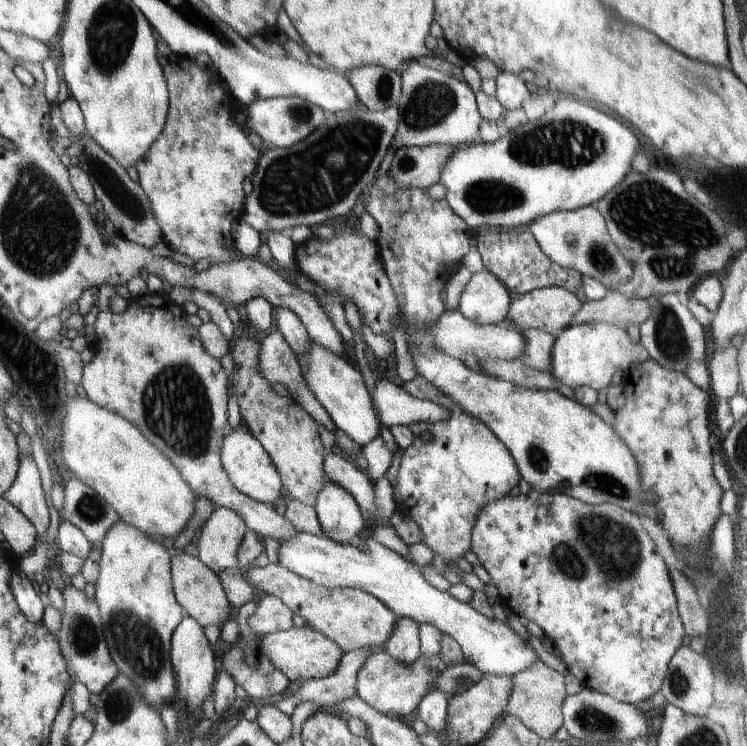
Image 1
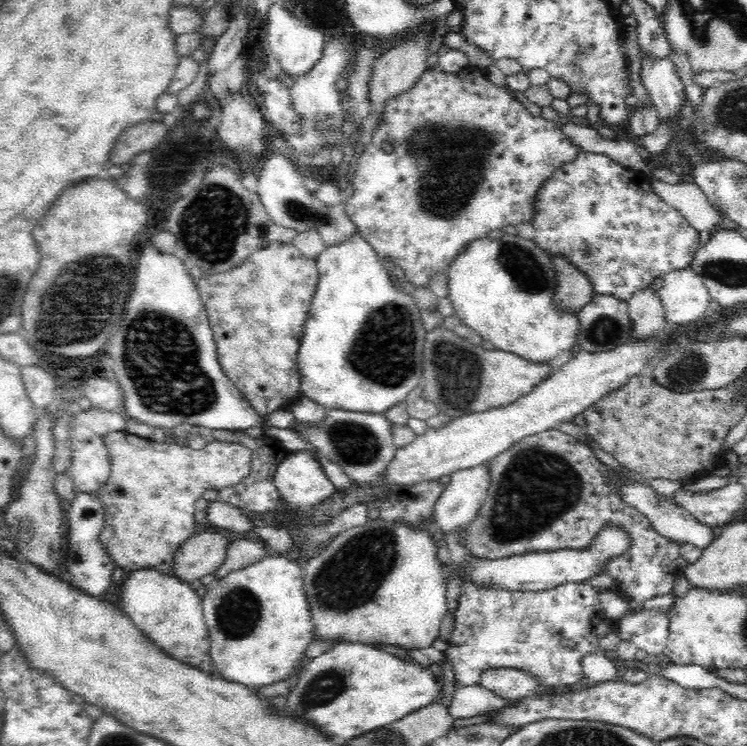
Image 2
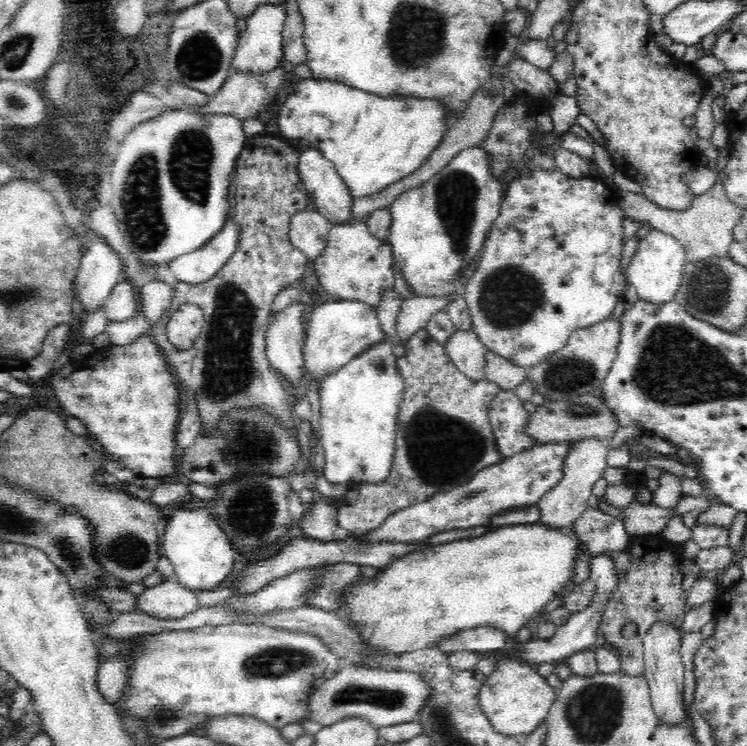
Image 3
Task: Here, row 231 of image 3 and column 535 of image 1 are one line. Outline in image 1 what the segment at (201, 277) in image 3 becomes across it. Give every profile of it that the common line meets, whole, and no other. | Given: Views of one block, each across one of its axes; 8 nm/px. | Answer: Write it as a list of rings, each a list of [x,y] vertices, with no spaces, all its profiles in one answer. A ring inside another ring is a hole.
[[[595,205],[544,214],[530,222],[528,228],[552,262],[563,268],[574,268],[582,276],[595,278],[607,289],[616,289],[618,284],[630,280],[630,276],[633,275],[633,265],[621,253],[621,248],[614,246],[604,217]]]

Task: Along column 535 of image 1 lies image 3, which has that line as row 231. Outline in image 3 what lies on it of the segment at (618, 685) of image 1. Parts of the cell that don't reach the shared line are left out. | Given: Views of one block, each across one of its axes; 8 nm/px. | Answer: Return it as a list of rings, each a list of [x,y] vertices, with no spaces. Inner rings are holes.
[[[520,165],[519,171],[513,174],[505,189],[506,194],[501,202],[501,211],[488,233],[486,242],[483,244],[478,268],[476,268],[474,276],[464,286],[464,297],[471,312],[473,330],[478,335],[482,345],[486,346],[488,351],[508,359],[512,364],[520,366],[524,370],[528,370],[534,366],[539,366],[546,361],[547,357],[566,346],[570,334],[573,334],[574,330],[588,328],[598,324],[598,322],[604,322],[620,310],[623,294],[628,285],[626,272],[623,273],[620,268],[620,258],[622,258],[622,249],[624,248],[622,221],[625,216],[622,207],[619,205],[618,188],[606,184],[599,177],[572,178],[562,174],[558,168],[545,170],[535,165],[529,165],[529,167]]]

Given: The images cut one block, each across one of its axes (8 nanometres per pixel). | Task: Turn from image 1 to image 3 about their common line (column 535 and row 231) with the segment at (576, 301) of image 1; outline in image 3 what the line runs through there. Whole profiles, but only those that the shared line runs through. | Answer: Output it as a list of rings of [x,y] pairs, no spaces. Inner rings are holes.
[[[309,208],[294,214],[290,222],[289,237],[310,262],[321,257],[333,224],[317,210]]]

